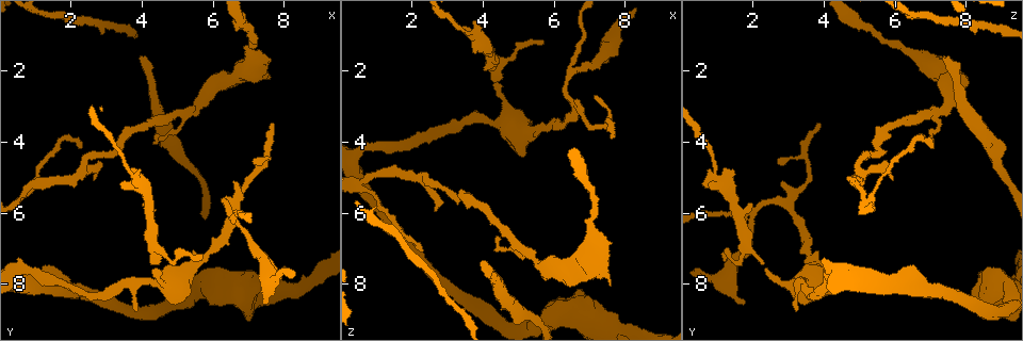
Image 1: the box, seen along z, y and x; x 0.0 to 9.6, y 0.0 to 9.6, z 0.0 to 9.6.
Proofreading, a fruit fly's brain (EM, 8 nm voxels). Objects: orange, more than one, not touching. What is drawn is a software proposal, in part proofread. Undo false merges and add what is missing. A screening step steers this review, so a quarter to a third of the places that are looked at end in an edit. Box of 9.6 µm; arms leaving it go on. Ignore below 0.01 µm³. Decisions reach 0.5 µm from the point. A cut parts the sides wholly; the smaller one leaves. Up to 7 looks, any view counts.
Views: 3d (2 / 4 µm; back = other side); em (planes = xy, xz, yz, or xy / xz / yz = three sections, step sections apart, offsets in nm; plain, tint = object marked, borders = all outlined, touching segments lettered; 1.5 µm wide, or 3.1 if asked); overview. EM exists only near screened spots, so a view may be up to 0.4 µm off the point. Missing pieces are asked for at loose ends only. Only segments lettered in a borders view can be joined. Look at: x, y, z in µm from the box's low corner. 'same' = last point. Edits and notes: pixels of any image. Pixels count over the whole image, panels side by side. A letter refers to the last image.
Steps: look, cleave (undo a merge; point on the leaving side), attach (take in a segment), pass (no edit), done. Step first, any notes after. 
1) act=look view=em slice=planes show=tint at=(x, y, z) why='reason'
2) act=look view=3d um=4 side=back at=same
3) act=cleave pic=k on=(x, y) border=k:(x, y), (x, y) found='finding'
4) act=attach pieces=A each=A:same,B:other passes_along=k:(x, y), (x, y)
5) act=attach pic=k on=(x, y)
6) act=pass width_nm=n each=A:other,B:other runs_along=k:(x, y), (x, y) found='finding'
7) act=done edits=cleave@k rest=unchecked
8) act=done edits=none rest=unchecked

act=look view=3d um=4 side=back at=(4.45, 3.80, 6.70) why='tapers out'

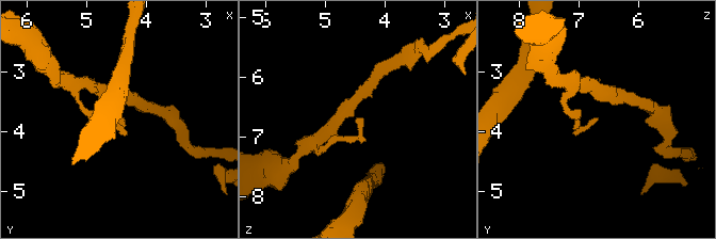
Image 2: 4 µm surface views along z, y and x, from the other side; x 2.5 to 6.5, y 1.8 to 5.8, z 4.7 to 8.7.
act=look view=em slice=yz step=8 show=borders at=(4.50, 3.80, 6.75) why='need the tissue'

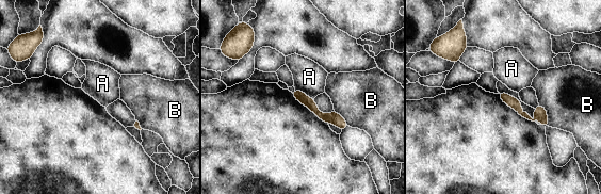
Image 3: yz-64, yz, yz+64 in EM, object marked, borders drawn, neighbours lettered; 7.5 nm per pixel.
act=look view=em slice=planes show=borders at=same

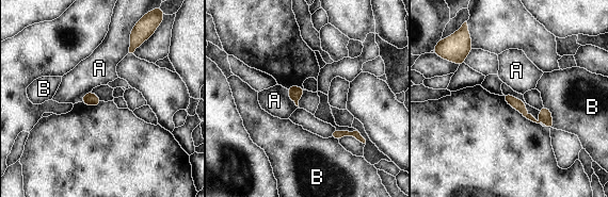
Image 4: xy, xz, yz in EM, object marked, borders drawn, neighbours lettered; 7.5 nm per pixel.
act=pass width_nm=90 each=A:other,B:other border=4:(132, 29), (129, 35), (128, 52) found='none of them fits'

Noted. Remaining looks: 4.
act=look view=3d um=2 side=back at=(4.00, 1.55, 7.40) why='end of a long branch'

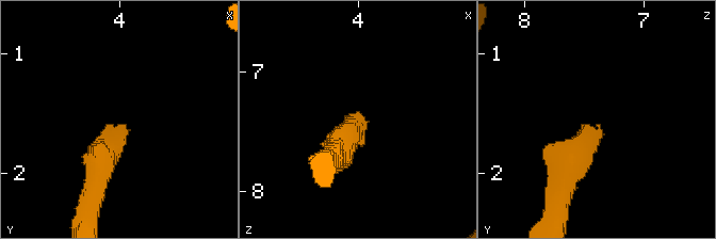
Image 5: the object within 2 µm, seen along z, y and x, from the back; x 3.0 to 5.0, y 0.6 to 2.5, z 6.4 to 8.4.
act=look view=em slice=planes show=borders at=(4.04, 1.62, 7.38)

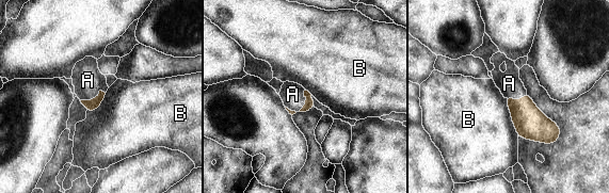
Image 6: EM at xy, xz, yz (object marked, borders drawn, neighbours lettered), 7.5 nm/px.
act=attach pieces=A each=A:same,B:other passes_along=6:(90, 106), (93, 99), (87, 80) found='it goes on there'

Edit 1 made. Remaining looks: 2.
act=done edits=attach@6 rest=unchecked

